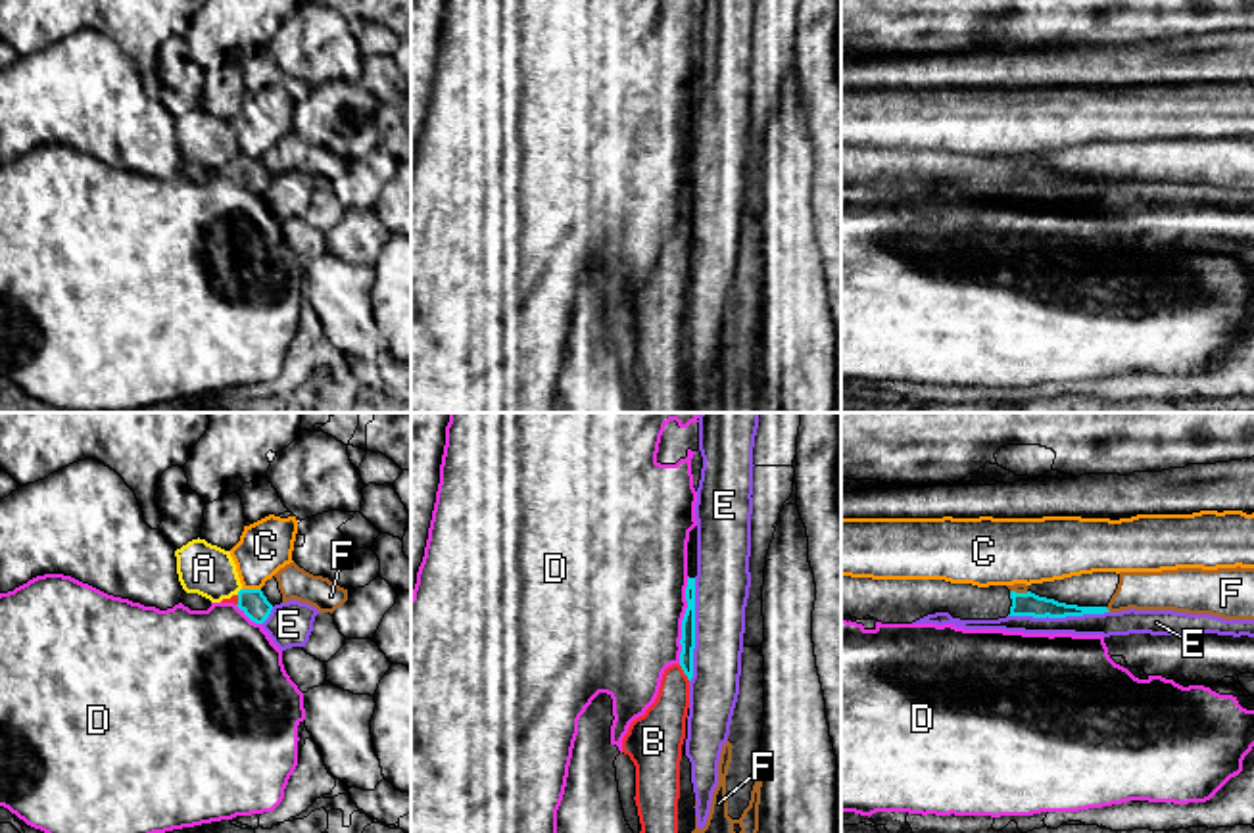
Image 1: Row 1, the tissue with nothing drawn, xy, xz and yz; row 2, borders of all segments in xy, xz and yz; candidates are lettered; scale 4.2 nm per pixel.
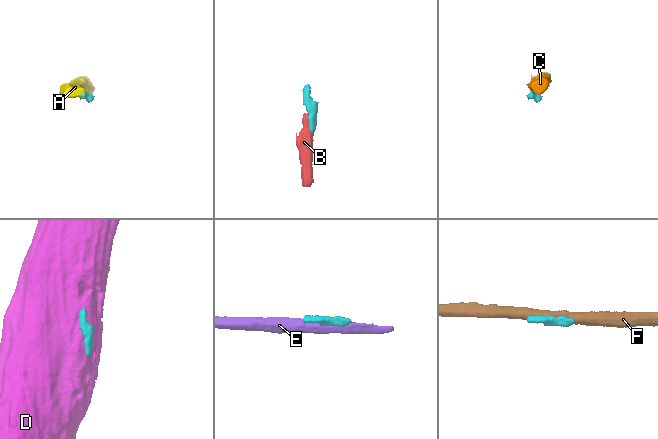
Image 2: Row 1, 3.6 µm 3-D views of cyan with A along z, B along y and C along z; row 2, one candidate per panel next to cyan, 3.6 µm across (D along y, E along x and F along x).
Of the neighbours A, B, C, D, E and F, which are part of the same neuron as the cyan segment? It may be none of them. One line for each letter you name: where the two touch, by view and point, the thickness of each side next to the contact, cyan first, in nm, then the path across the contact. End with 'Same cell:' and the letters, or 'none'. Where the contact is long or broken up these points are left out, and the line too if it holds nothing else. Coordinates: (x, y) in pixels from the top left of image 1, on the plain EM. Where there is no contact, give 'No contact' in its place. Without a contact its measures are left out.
B: Touches cyan at xz (684, 242). Thickness 60 nm (cyan) against 190 nm. Path across: xz (688, 194), (684, 242), (675, 252), (663, 296)
Same cell: B

